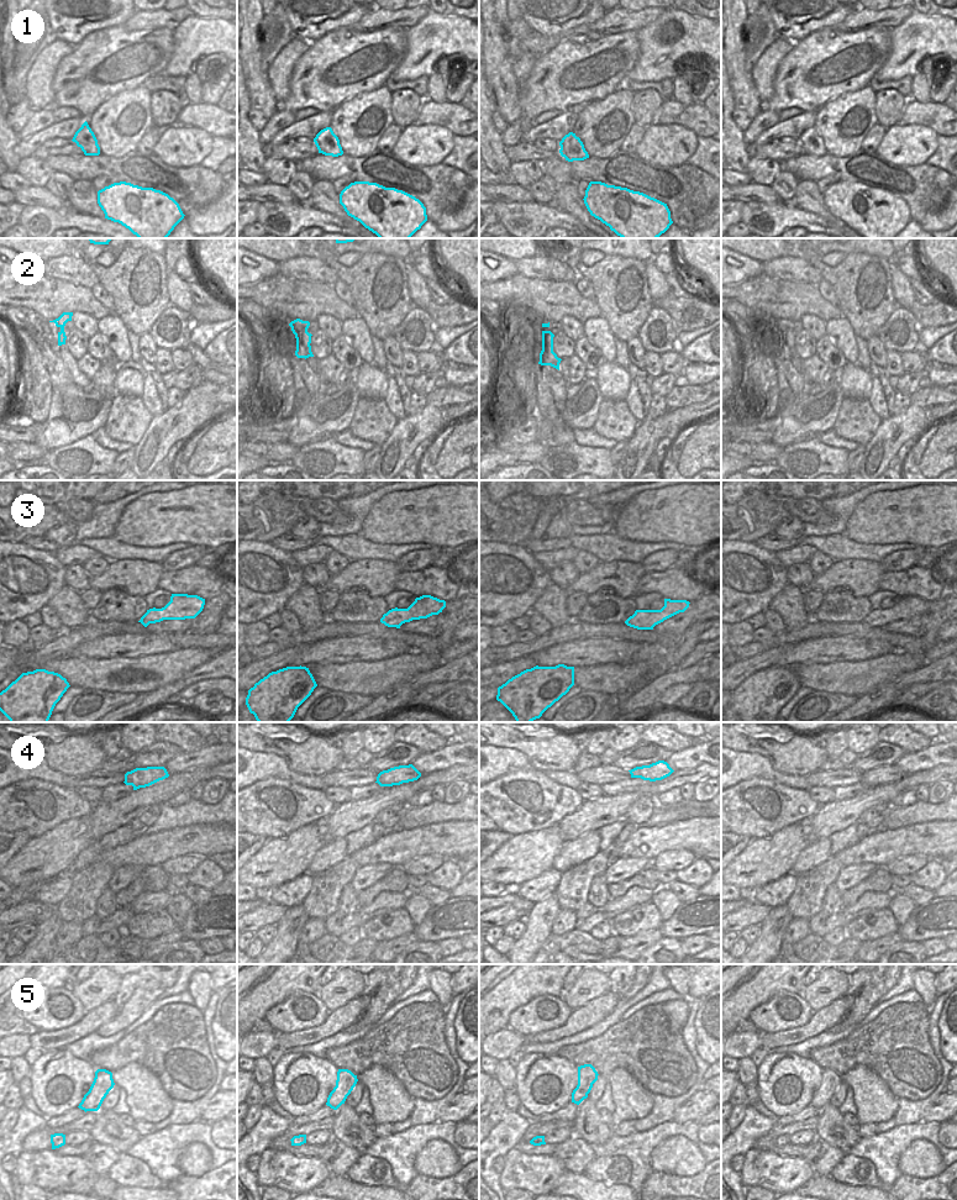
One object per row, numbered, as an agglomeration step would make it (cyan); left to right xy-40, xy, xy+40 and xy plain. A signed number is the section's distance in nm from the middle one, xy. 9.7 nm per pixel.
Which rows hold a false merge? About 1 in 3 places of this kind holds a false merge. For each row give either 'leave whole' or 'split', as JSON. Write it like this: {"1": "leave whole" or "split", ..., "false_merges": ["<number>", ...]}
{"1": "leave whole", "2": "leave whole", "3": "leave whole", "4": "split", "5": "leave whole", "false_merges": ["4"]}

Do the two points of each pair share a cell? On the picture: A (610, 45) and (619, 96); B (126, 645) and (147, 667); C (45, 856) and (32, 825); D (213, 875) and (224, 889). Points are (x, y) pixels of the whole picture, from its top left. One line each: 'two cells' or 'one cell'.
A: two cells
B: two cells
C: two cells
D: two cells

